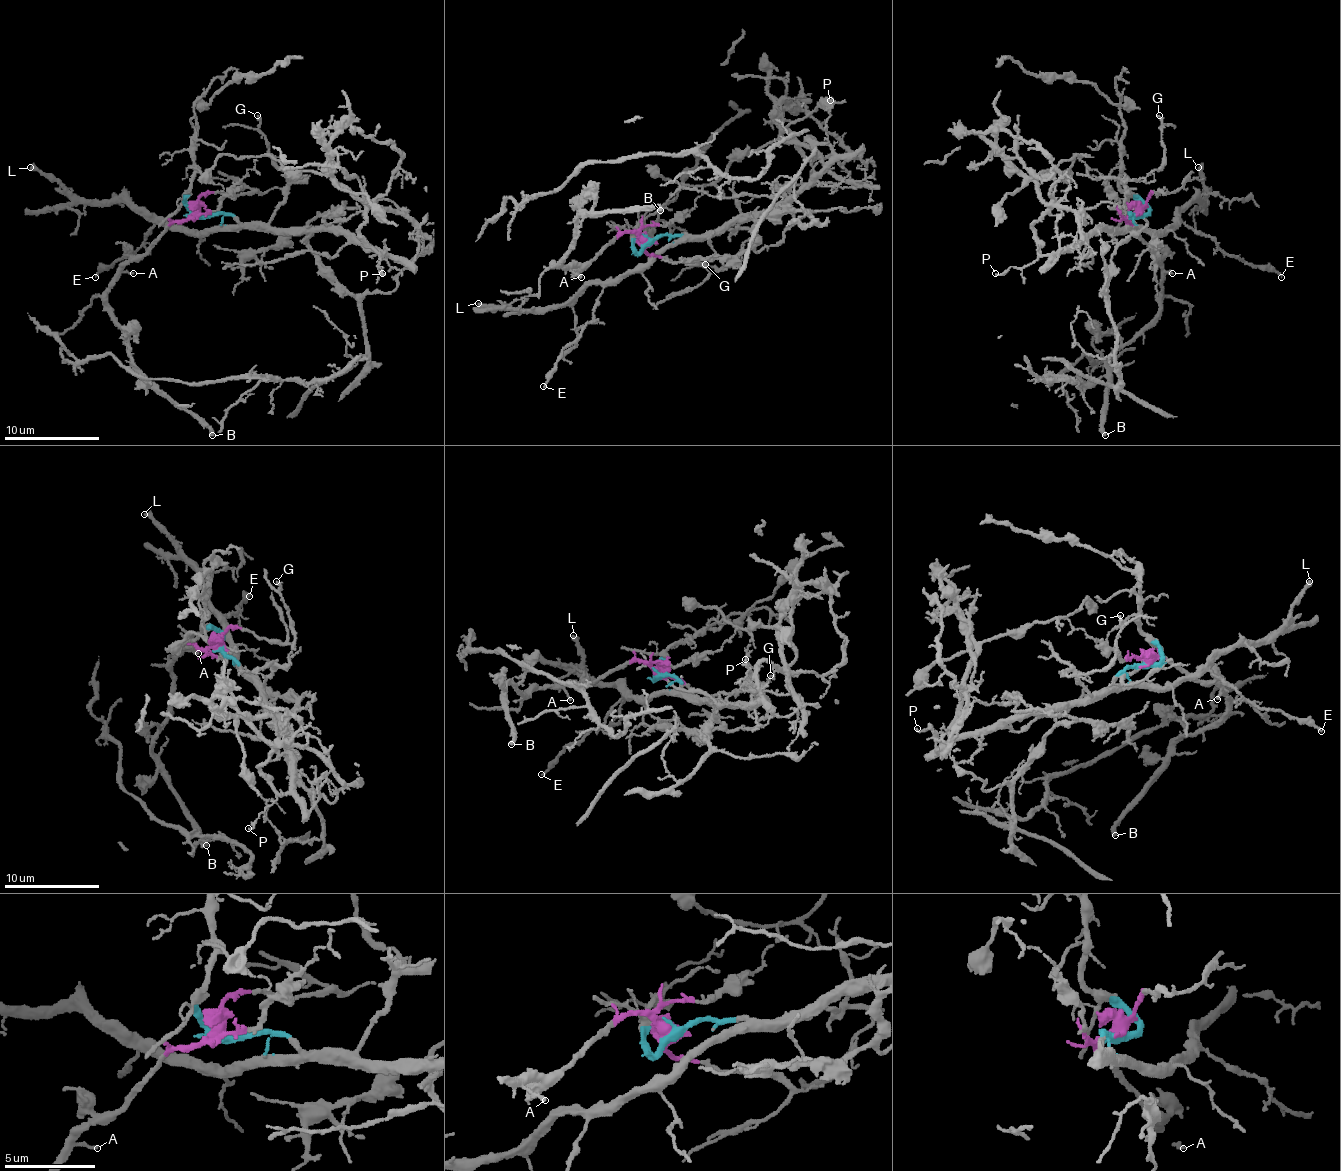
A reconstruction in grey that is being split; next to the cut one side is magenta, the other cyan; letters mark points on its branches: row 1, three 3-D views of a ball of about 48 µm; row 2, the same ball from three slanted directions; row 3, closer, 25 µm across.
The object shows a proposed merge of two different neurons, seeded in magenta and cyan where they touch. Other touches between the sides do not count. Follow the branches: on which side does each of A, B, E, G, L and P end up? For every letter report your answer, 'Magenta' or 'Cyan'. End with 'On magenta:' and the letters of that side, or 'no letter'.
A: Magenta
B: Magenta
E: Cyan
G: Cyan
L: Cyan
P: Cyan
On magenta: A, B

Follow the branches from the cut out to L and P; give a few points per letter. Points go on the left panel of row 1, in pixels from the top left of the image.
L: (198, 214), (220, 214), (222, 222), (179, 231), (124, 203), (74, 200), (29, 167)
P: (198, 214), (234, 214), (243, 224), (286, 229), (346, 229), (384, 255), (377, 264), (381, 274)

